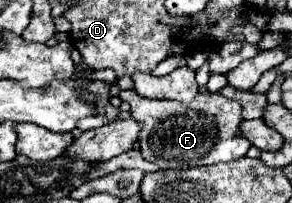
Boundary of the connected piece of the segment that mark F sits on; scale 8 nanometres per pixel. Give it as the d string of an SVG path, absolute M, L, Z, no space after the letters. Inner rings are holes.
M122 90L118 98L130 104L130 116L142 124L138 134L142 158L158 164L162 170L232 162L246 156L250 148L250 142L238 130L240 104L222 94L200 92L190 104L178 104L174 100L146 100L134 90Z

